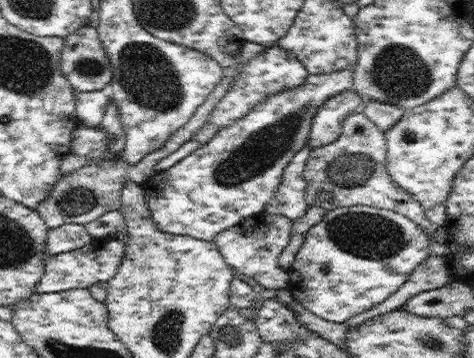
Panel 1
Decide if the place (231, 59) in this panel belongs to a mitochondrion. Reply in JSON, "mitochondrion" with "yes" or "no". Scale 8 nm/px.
{"mitochondrion":"no"}

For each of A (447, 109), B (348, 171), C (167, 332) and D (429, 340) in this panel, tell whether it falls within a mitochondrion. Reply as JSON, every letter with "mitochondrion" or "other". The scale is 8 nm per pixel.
{"A":"other","B":"mitochondrion","C":"mitochondrion","D":"mitochondrion"}

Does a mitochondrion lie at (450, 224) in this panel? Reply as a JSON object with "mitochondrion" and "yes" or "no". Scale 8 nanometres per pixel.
{"mitochondrion":"no"}

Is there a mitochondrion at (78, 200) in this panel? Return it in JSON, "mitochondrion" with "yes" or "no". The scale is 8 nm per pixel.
{"mitochondrion":"yes"}

